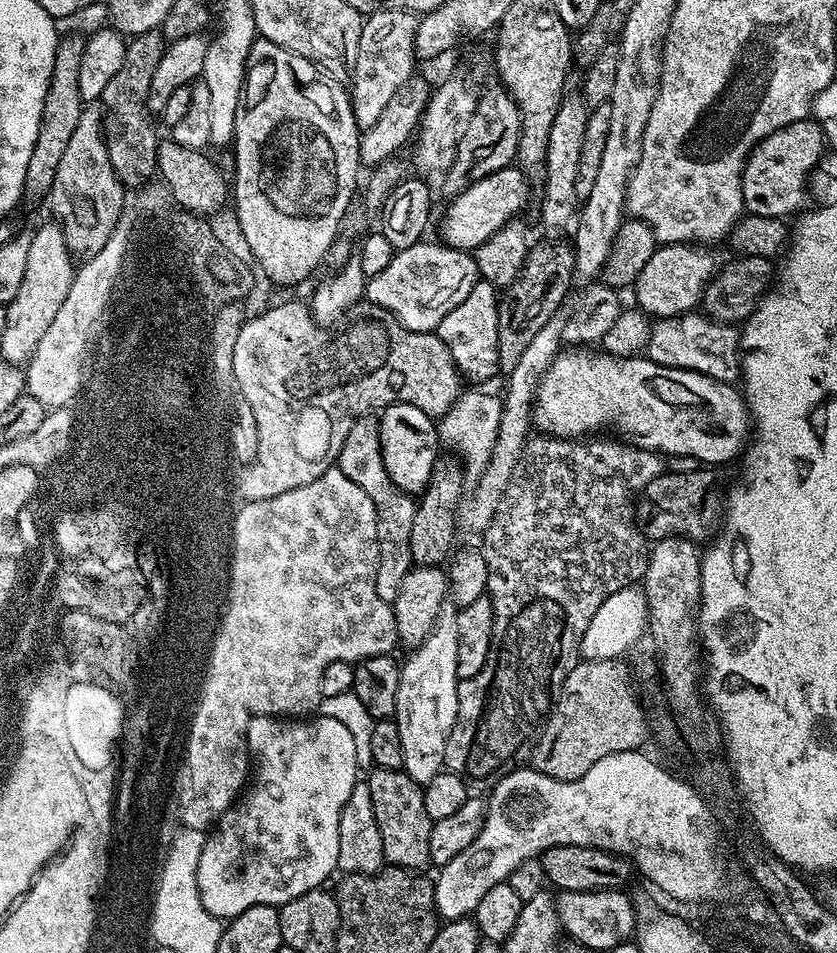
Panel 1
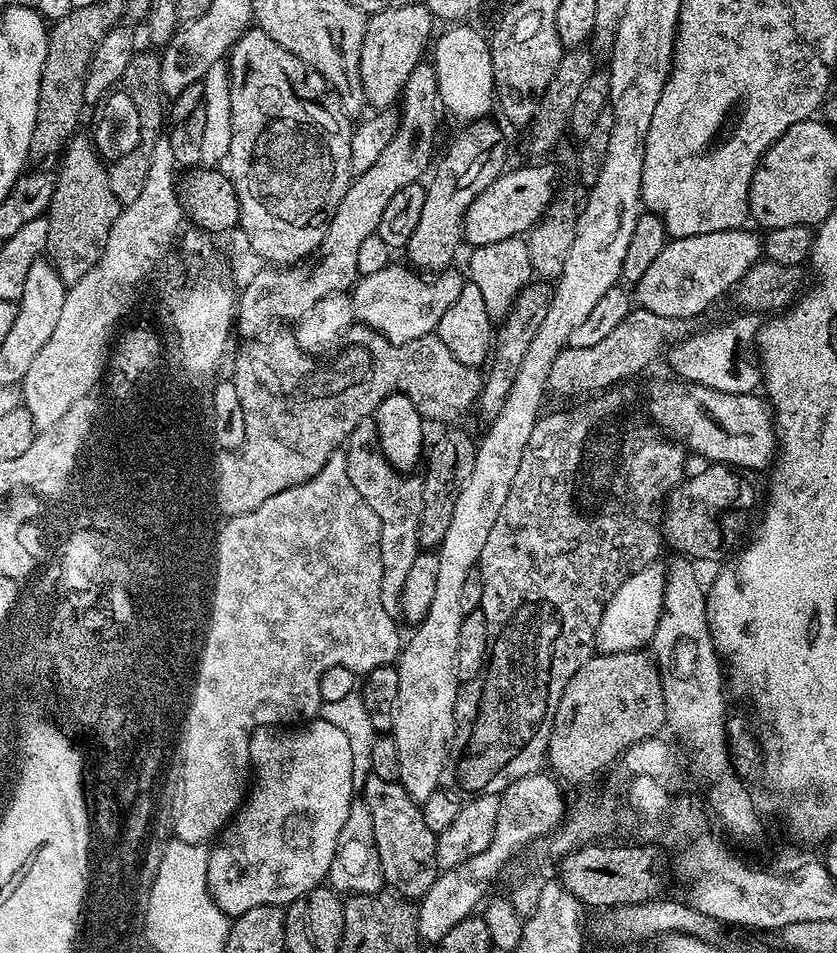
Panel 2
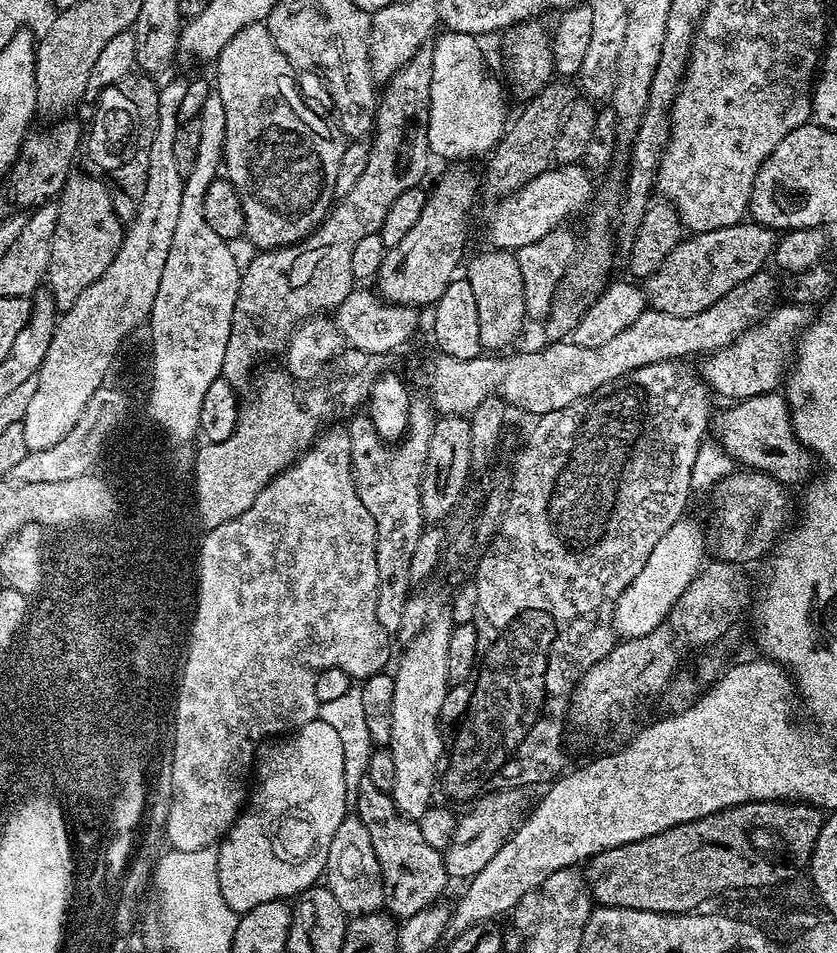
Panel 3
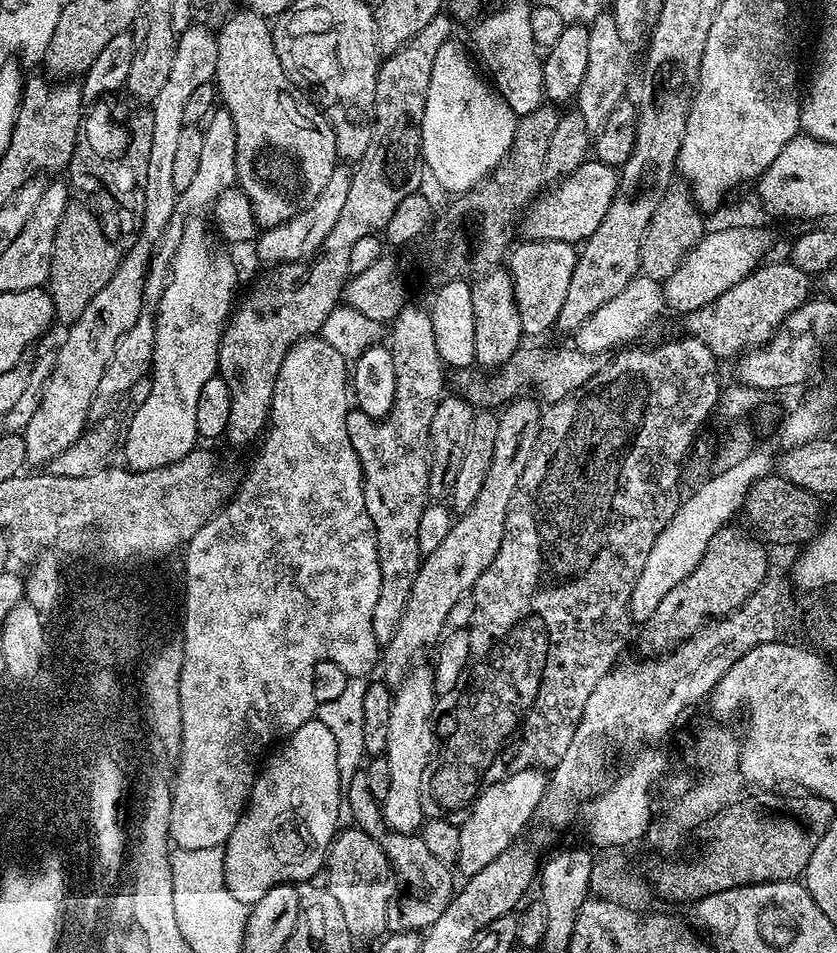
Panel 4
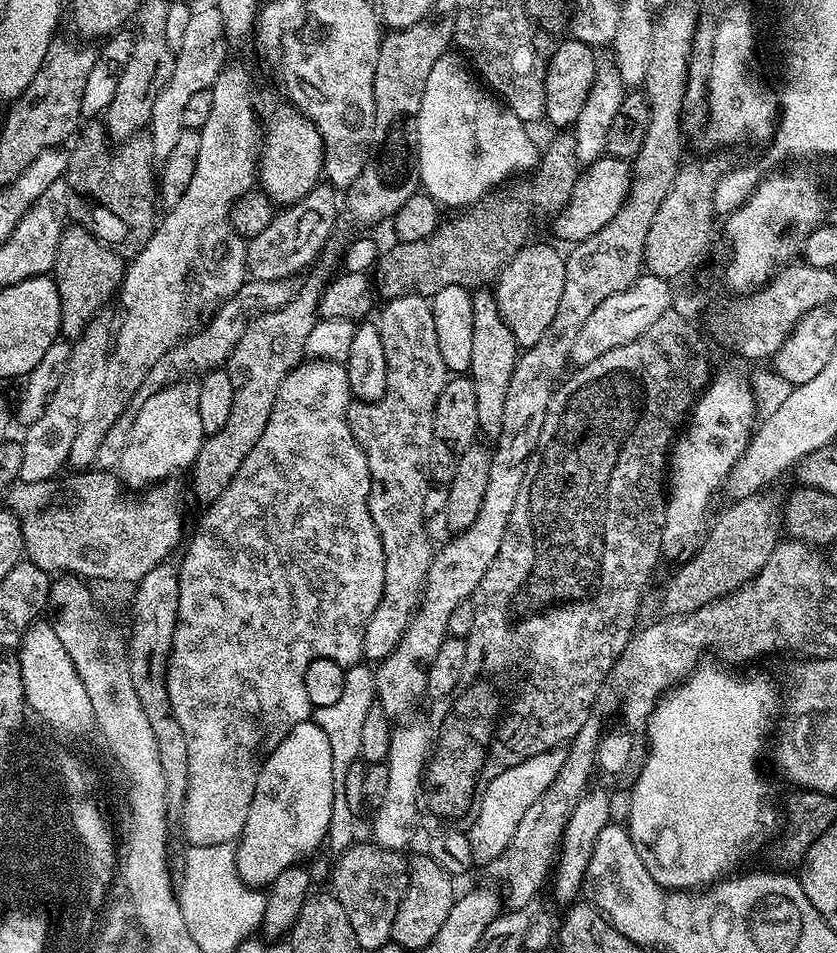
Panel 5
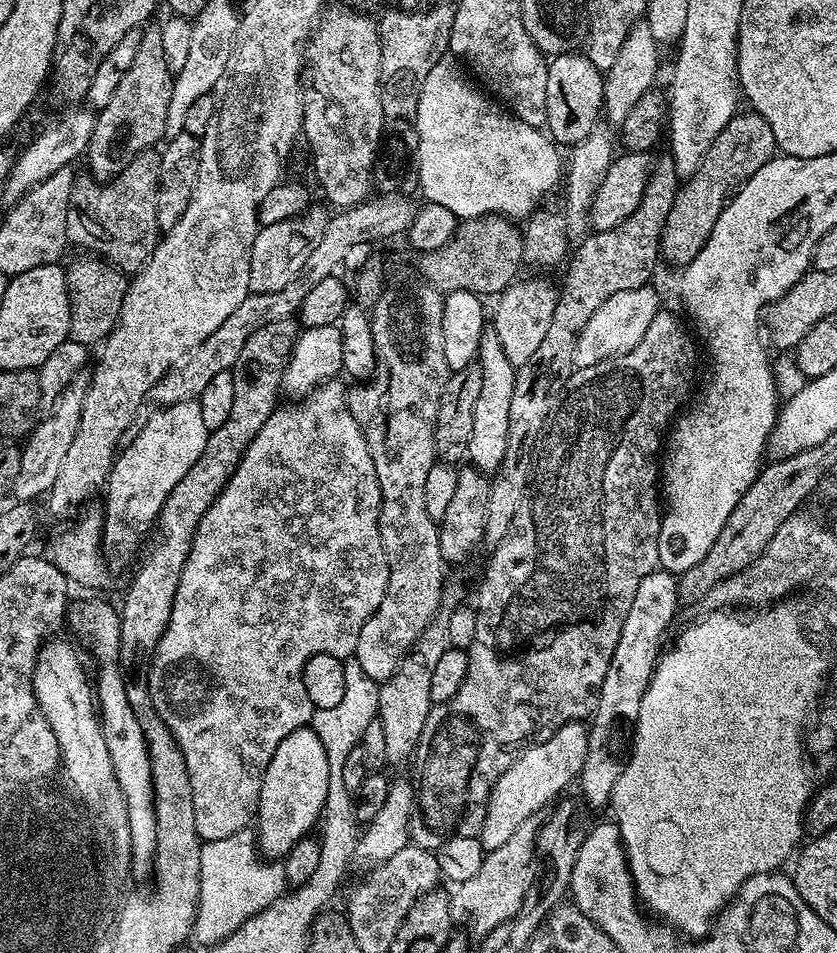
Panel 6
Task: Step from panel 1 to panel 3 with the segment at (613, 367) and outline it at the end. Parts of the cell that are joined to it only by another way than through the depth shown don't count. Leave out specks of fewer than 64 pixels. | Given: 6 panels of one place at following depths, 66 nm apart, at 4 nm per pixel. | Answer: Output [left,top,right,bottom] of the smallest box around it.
[718,391,814,486]

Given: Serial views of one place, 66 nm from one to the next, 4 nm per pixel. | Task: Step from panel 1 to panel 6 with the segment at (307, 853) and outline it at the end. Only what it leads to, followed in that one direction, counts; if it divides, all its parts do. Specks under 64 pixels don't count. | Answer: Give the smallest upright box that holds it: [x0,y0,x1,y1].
[254,726,330,857]

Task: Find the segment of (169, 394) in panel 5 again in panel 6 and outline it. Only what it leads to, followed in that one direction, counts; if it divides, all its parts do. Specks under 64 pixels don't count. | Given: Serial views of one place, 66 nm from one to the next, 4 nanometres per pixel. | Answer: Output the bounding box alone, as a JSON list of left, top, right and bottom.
[102,399,210,564]

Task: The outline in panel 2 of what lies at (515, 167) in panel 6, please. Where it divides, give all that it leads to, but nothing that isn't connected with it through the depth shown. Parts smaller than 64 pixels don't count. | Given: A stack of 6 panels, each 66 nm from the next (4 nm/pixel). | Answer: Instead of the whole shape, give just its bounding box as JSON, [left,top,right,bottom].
[434,22,494,122]

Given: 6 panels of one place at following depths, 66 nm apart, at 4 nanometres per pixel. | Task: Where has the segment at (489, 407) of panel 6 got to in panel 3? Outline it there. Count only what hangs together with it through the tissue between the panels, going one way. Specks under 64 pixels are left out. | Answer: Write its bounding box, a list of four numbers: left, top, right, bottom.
[466,250,527,354]

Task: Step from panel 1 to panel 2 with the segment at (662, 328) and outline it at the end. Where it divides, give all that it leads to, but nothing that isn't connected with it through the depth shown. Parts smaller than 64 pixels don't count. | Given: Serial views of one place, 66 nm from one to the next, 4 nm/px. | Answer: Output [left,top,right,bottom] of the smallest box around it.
[666,314,762,394]

